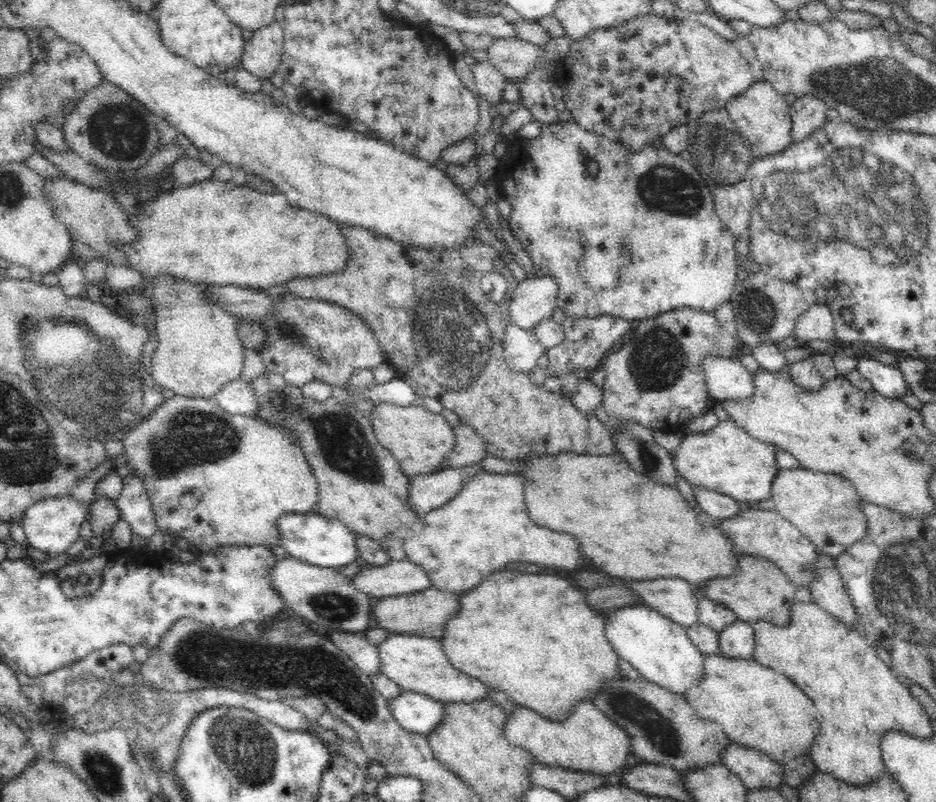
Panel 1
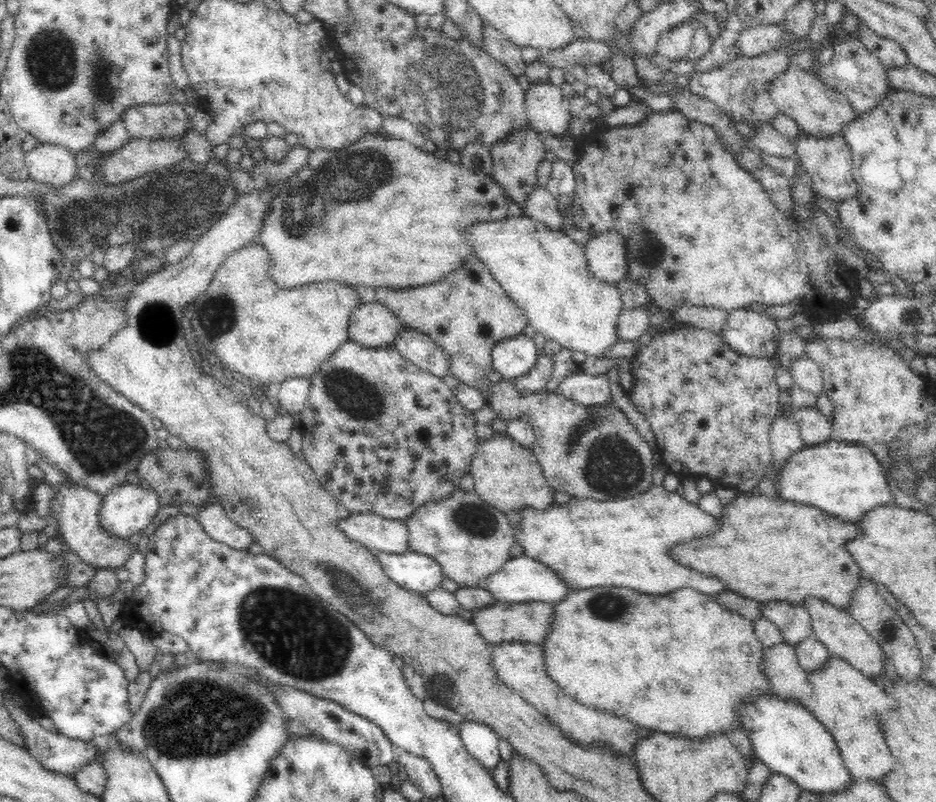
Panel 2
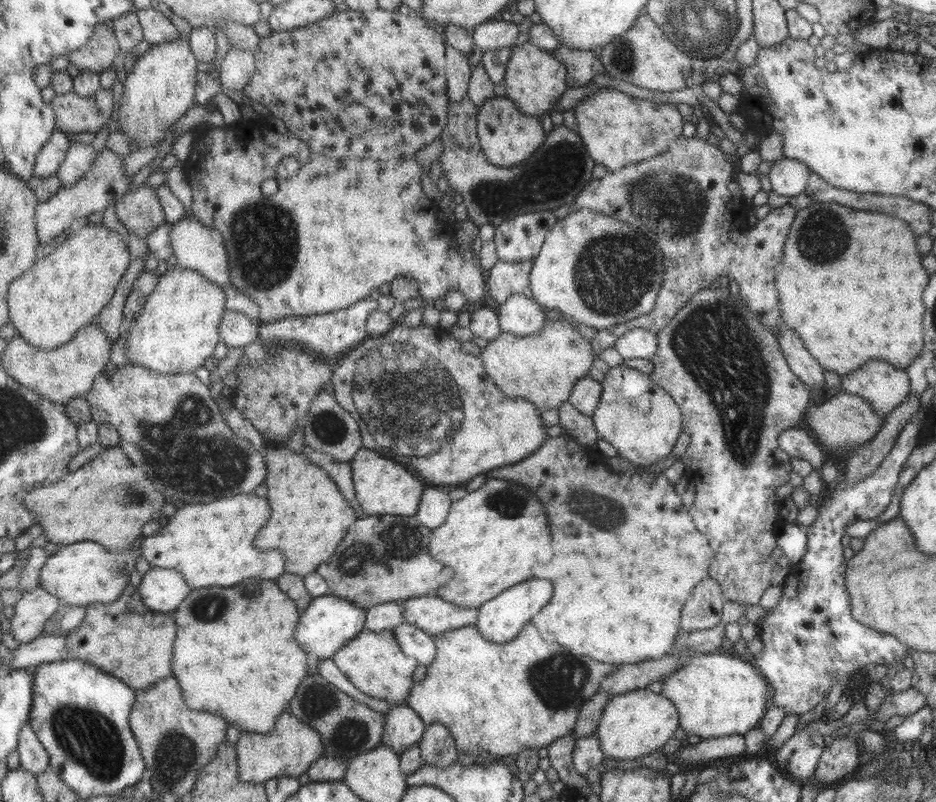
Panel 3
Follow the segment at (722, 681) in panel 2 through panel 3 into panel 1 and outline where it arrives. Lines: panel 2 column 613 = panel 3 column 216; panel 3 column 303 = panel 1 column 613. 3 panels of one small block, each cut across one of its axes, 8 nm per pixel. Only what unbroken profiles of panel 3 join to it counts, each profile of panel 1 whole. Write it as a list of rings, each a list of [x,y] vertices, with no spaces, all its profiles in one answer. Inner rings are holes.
[[[511,567],[494,570],[487,580],[476,586],[476,589],[460,594],[460,601],[461,612],[448,622],[444,636],[438,638],[444,642],[449,661],[455,669],[462,671],[462,673],[470,675],[472,678],[481,679],[489,686],[489,690],[506,692],[512,700],[516,701],[516,706],[532,709],[535,713],[541,714],[542,717],[551,721],[565,721],[581,701],[590,701],[590,698],[597,696],[598,690],[622,676],[618,654],[613,650],[613,646],[605,635],[610,611],[596,610],[596,607],[588,602],[588,592],[585,591],[585,588],[574,584],[567,574],[561,575],[553,571],[546,572],[546,574],[530,574],[530,572],[524,574],[514,571]]]

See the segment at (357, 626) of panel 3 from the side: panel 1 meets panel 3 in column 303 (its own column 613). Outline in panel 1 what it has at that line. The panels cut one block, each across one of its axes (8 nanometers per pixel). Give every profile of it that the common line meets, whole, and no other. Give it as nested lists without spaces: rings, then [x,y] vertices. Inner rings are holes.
[[[645,604],[624,606],[624,608],[612,610],[605,628],[605,635],[620,660],[630,662],[634,668],[642,673],[642,678],[658,686],[663,686],[666,690],[679,694],[680,697],[686,698],[694,688],[701,684],[702,678],[705,677],[705,655],[690,641],[686,628]]]

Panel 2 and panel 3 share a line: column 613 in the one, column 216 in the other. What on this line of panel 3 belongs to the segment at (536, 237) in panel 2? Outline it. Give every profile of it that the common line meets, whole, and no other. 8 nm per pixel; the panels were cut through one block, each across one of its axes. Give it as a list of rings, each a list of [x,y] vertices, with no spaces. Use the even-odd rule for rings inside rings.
[[[186,267],[167,270],[136,315],[136,321],[126,329],[127,362],[160,374],[194,373],[204,367],[206,358],[213,356],[216,344],[221,342],[218,328],[226,314],[225,305],[224,289],[205,275]]]

